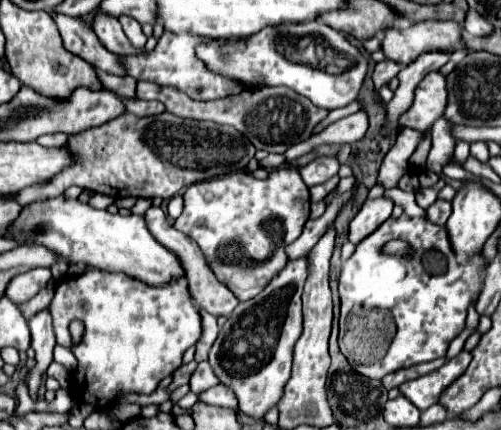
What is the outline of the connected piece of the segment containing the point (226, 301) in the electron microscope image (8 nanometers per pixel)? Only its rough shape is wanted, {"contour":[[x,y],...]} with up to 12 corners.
{"contour":[[159,206],[147,208],[147,228],[179,258],[193,300],[213,316],[239,304],[209,270],[189,236],[175,230]]}

